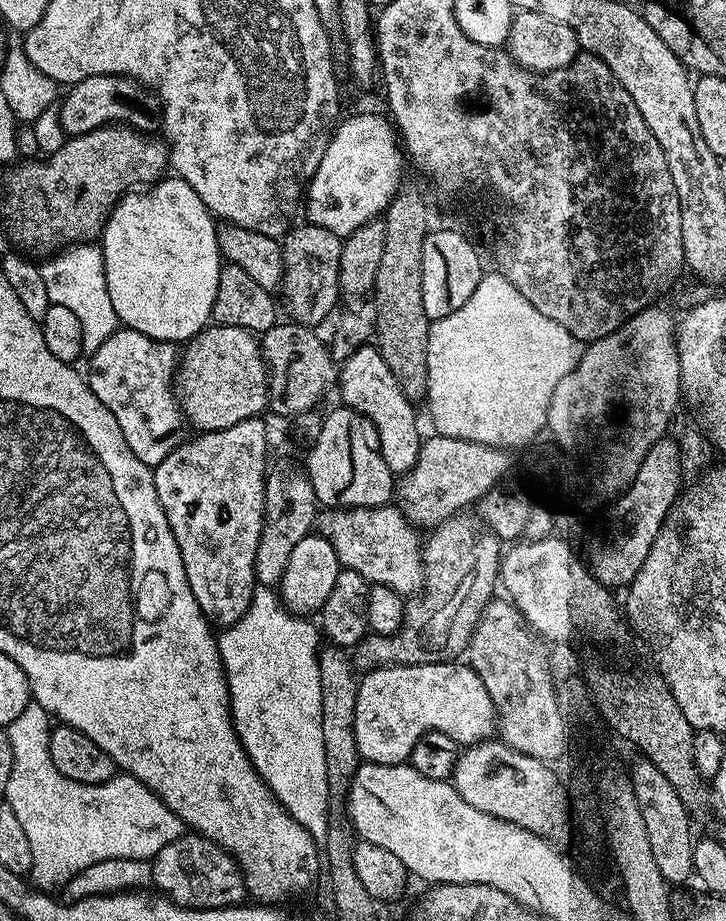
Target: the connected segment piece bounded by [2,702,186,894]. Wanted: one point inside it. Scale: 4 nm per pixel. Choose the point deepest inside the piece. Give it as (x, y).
(70, 825)

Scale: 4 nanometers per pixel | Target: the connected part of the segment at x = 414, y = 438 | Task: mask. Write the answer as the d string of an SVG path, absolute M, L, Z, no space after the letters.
M365 343L354 350L339 365L338 391L343 407L353 408L358 414L365 416L376 428L380 439L380 453L394 474L409 472L420 456L422 435L416 425L416 412L413 401L398 386L398 378L390 374L390 366L386 366L386 358L382 358L379 348Z

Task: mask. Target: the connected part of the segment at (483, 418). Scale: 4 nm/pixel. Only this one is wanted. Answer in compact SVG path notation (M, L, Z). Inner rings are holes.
M503 274L484 275L478 282L478 290L454 314L446 314L446 318L428 325L426 405L436 427L433 429L441 436L509 450L531 445L537 439L535 436L547 429L550 398L554 398L558 382L578 366L584 349L585 345L566 326L558 326L554 318L546 318L546 314L534 310Z

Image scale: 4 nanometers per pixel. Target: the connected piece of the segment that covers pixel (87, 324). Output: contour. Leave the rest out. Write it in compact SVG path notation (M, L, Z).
M85 242L65 247L56 254L40 264L46 294L52 304L66 306L78 317L82 326L82 346L85 353L91 354L121 327L120 320L114 314L114 305L110 303L110 292L106 290L103 251L95 243Z

